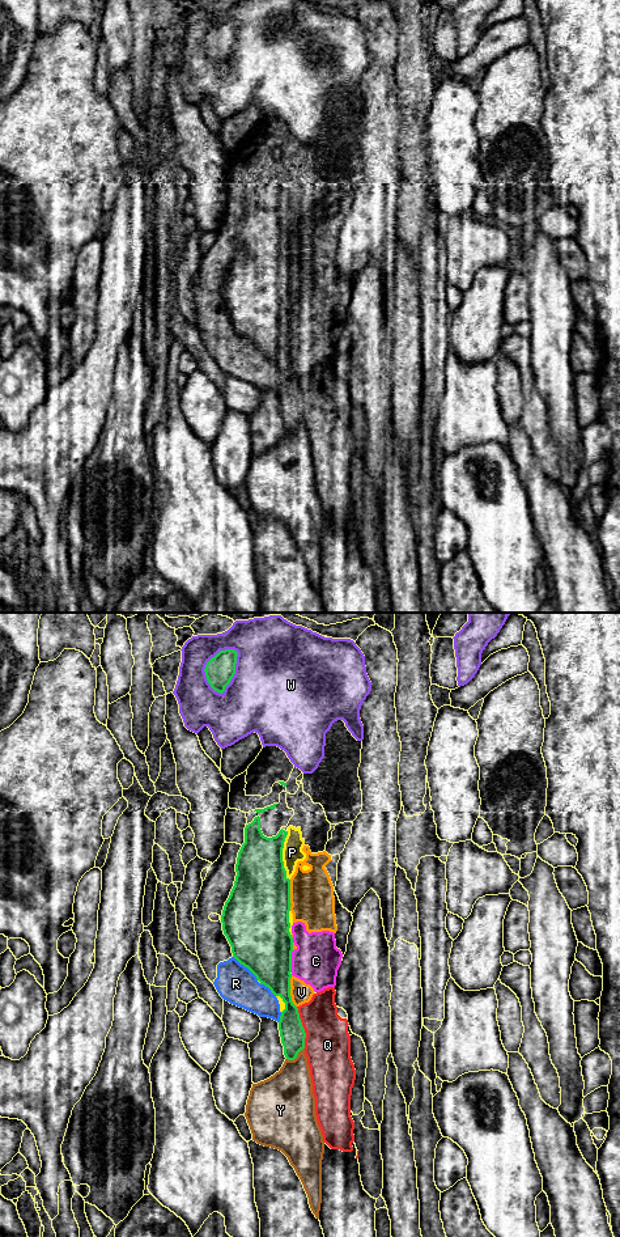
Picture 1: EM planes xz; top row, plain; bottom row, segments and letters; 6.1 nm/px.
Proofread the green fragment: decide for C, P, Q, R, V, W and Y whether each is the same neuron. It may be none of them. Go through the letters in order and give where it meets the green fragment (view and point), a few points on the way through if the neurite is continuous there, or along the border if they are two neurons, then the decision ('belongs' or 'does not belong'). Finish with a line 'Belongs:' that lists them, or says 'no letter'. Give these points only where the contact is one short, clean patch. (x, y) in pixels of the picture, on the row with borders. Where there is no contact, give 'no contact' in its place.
C: meets green in xz at (291, 961); border along xz (293, 950), (291, 971); does not belong
P: meets green in xz at (281, 856); does not belong
Q: meets green in xz at (302, 1028); does not belong
R: meets green in xz at (246, 966); does not belong
V: meets green in xz at (289, 991); does not belong
W: meets green in xz at (234, 672); does not belong
Y: meets green in xz at (294, 1058); does not belong
Belongs: no letter

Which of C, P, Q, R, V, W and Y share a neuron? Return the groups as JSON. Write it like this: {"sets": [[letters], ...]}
{"sets": [["C", "P", "R", "V"], ["Q"], ["W"], ["Y"]]}

